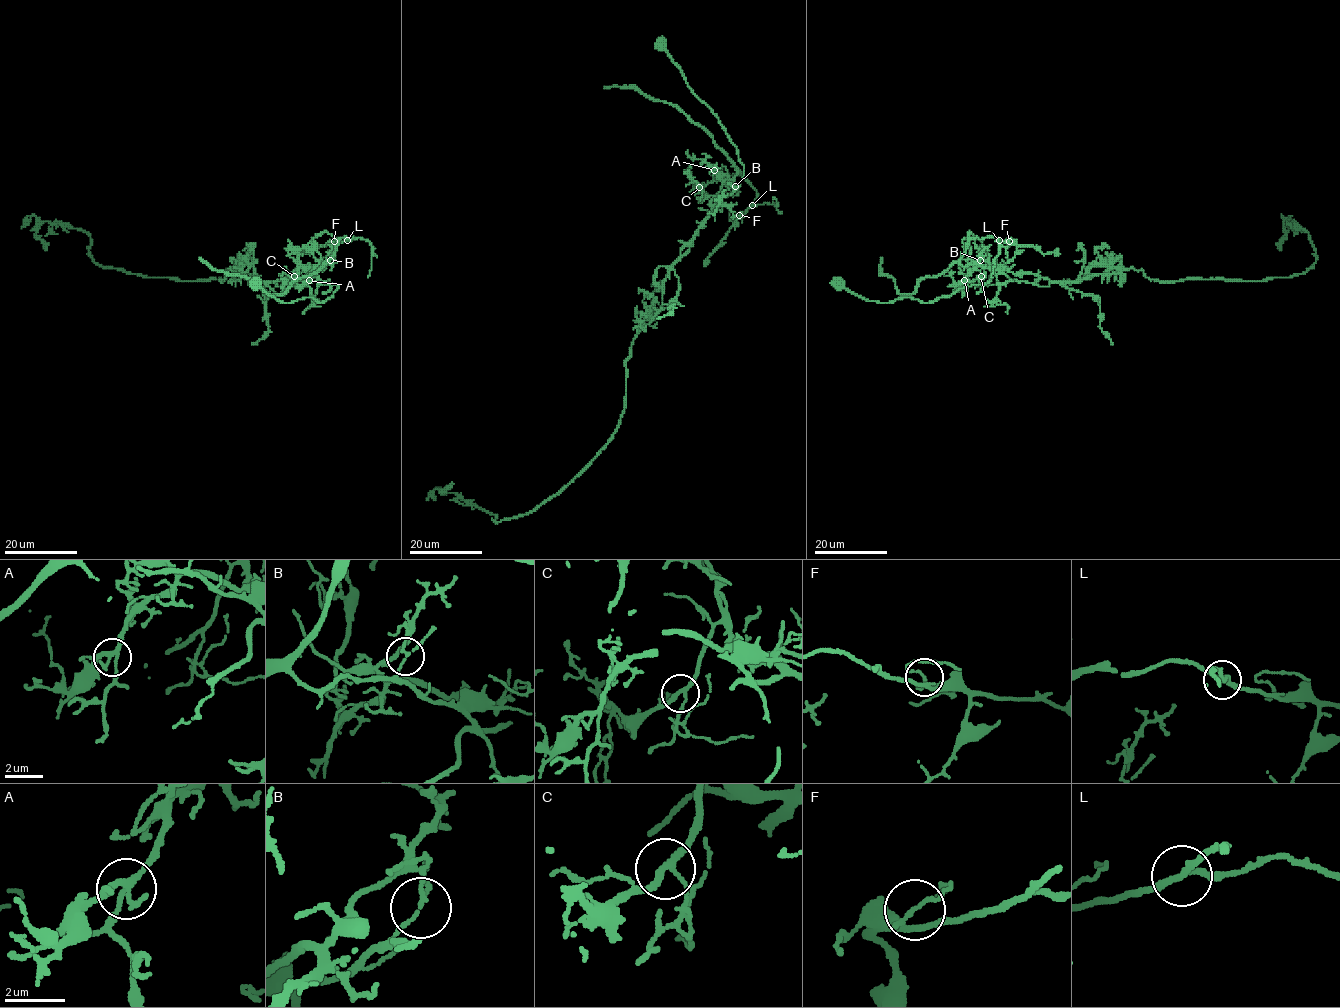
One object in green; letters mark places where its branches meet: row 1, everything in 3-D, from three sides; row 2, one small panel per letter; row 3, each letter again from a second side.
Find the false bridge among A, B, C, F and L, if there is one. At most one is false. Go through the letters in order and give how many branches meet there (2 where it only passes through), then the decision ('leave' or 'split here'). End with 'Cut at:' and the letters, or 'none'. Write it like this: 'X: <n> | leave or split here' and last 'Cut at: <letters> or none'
A: 3 | leave
B: 3 | split here
C: 3 | leave
F: 2 | leave
L: 3 | leave
Cut at: B

